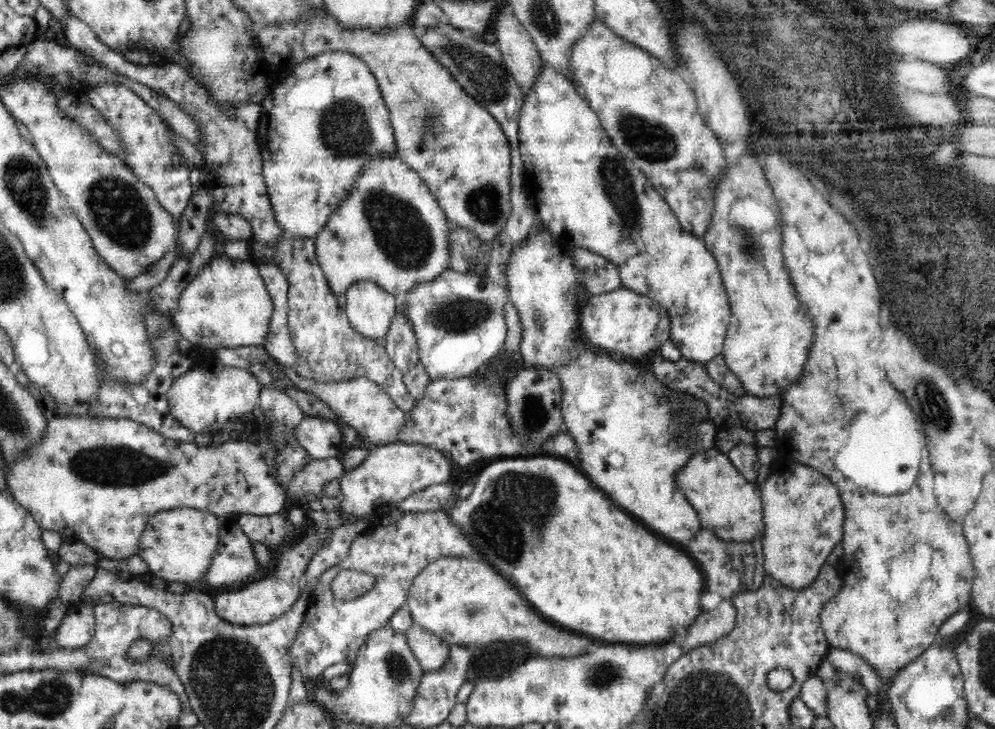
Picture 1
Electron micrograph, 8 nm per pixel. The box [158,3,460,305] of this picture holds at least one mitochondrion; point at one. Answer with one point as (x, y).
(400, 230)

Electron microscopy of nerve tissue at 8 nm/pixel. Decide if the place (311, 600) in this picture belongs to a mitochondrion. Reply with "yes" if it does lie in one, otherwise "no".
no

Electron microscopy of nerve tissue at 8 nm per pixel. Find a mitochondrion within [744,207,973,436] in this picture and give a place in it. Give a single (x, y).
(940, 416)

